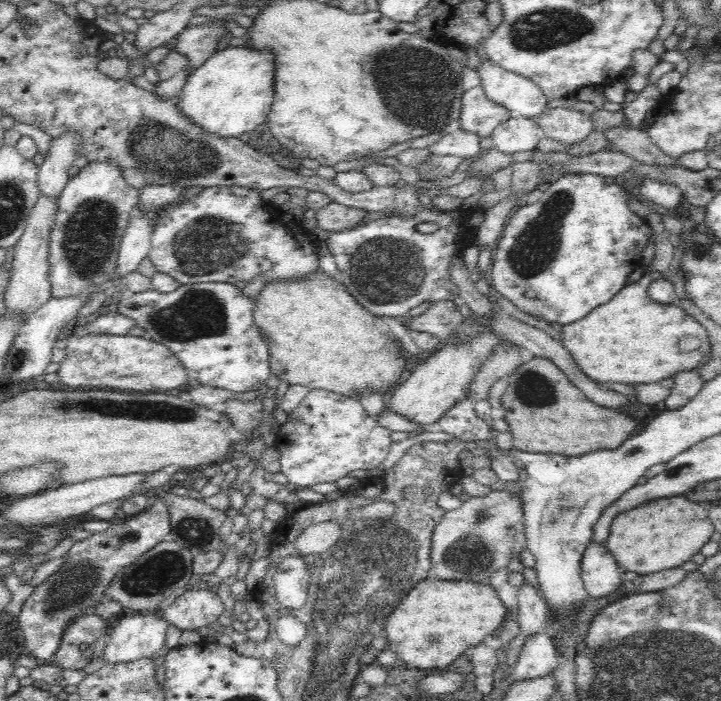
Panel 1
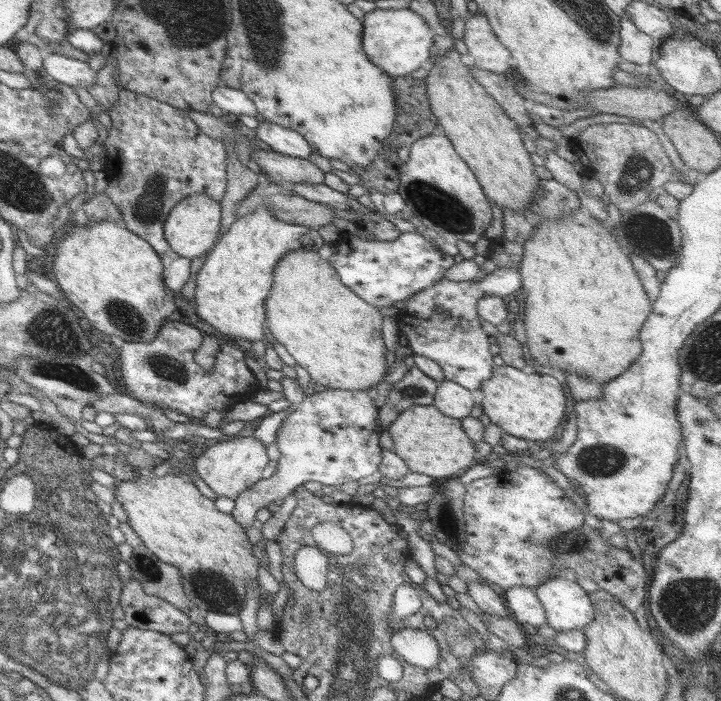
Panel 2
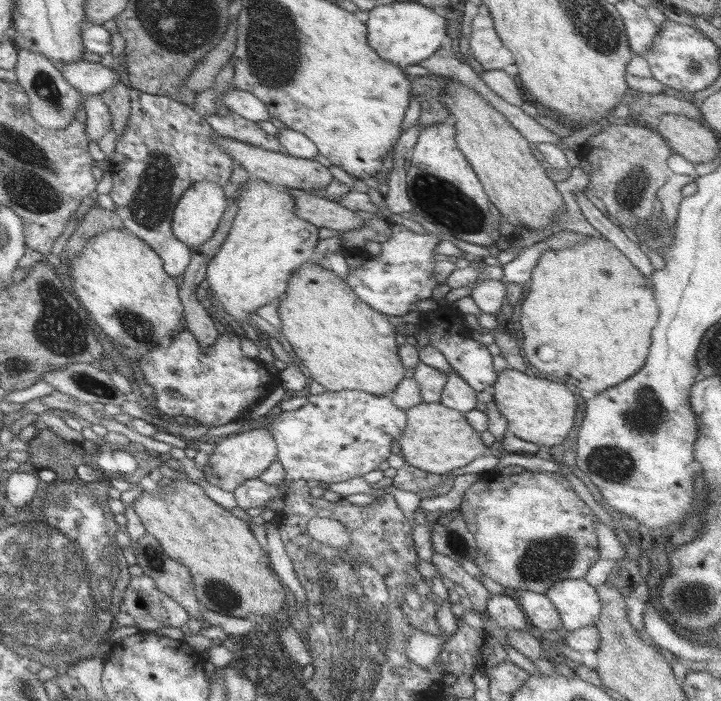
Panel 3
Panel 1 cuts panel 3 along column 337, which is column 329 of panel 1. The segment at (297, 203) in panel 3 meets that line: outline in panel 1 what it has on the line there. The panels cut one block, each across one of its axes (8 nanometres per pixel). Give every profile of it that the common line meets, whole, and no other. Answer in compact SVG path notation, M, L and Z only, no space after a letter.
M332 202L327 208L320 210L316 219L318 227L326 232L342 232L365 224L368 213L364 210L349 208Z

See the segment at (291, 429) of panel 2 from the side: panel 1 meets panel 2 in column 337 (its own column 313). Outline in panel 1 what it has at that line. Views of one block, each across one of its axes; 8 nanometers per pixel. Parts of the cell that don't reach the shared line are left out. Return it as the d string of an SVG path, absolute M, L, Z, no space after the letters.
M326 389L309 390L301 403L288 413L286 423L275 432L280 470L287 476L287 484L294 484L298 489L337 482L352 470L377 468L386 458L391 443L391 430L370 416L358 399Z

